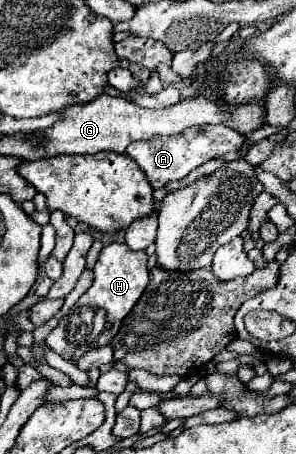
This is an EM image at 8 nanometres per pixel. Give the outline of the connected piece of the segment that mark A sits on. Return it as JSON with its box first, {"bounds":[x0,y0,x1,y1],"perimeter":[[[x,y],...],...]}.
{"bounds":[126,126,244,188],"perimeter":[[[208,126],[202,132],[188,130],[176,138],[174,136],[156,136],[150,140],[132,142],[126,148],[126,154],[130,154],[136,160],[136,164],[140,166],[140,170],[144,172],[144,176],[148,178],[152,188],[162,188],[166,182],[182,180],[184,176],[190,174],[190,170],[194,170],[196,166],[200,166],[212,158],[218,158],[226,152],[238,152],[242,142],[244,142],[244,136],[234,132],[228,126]]]}

